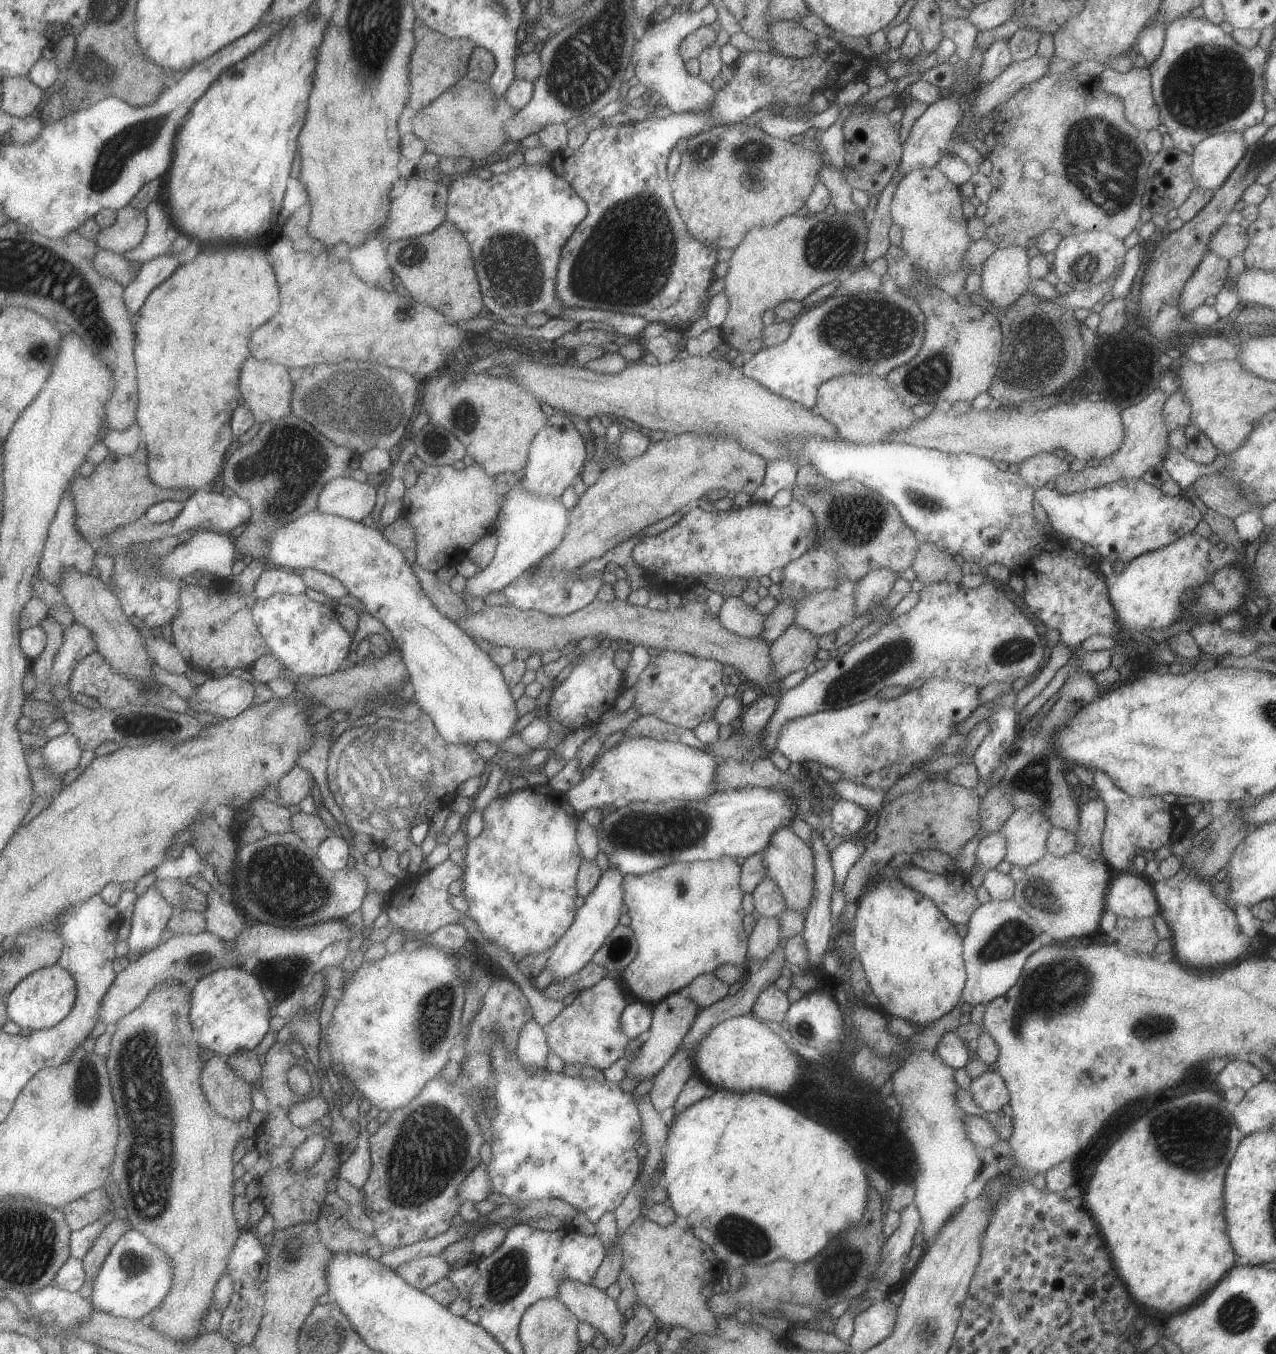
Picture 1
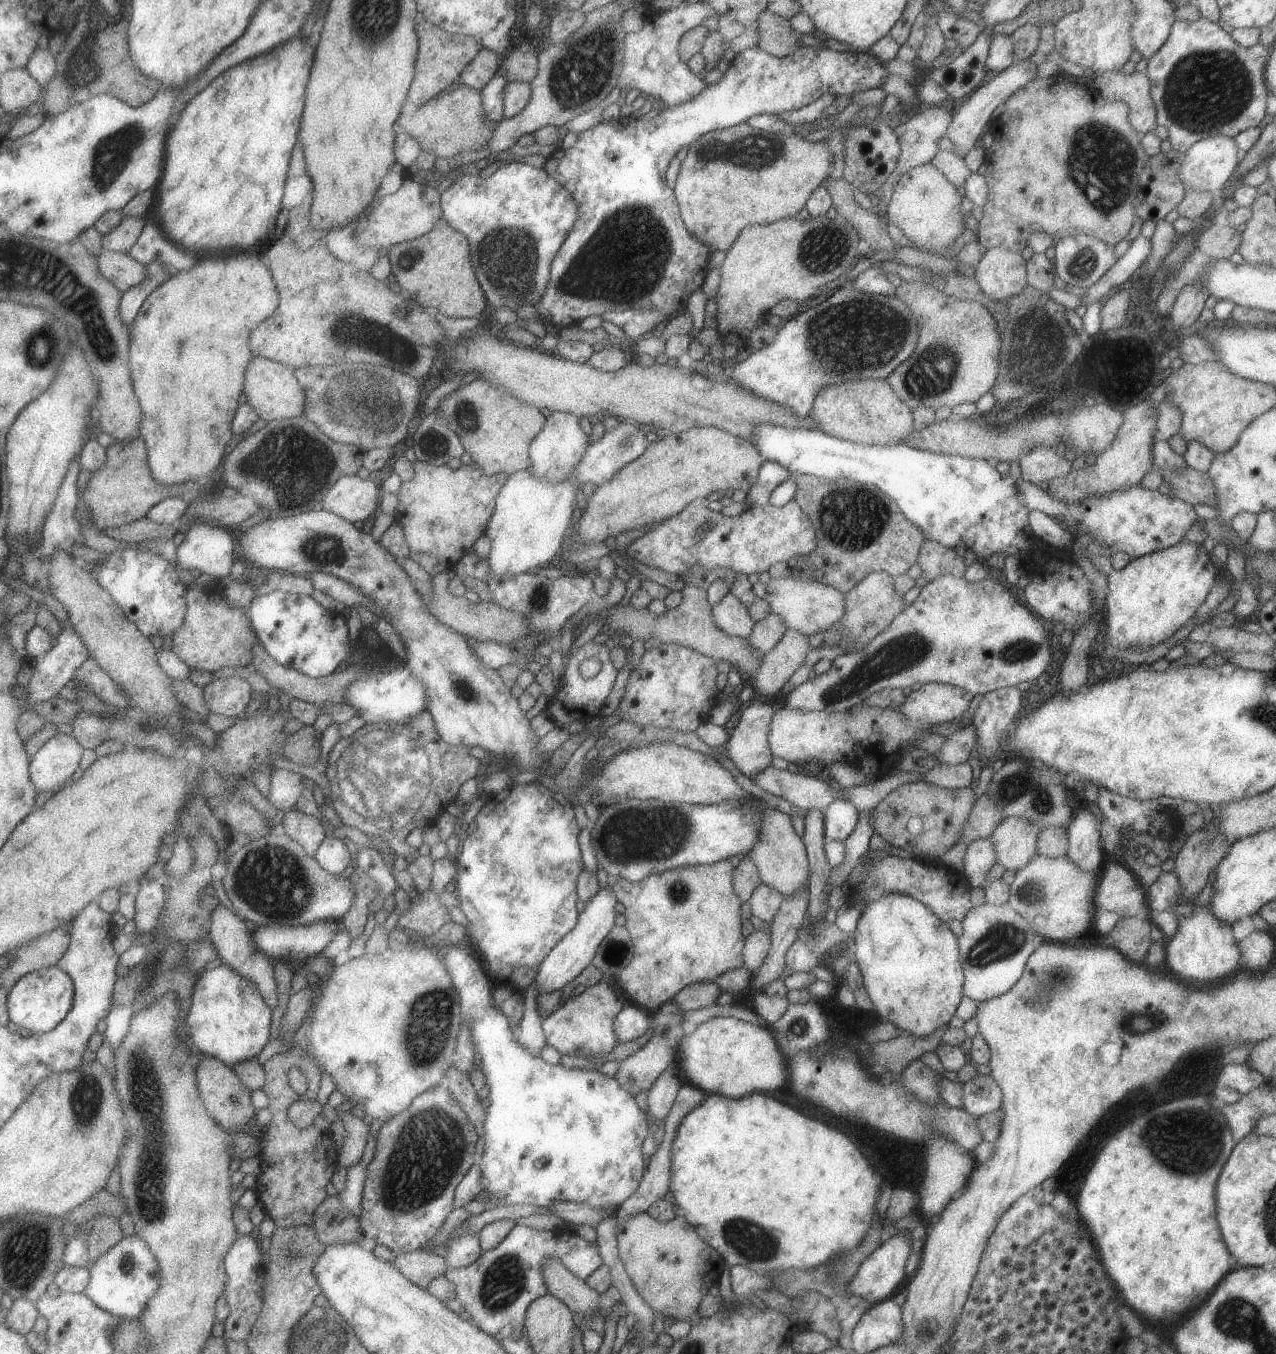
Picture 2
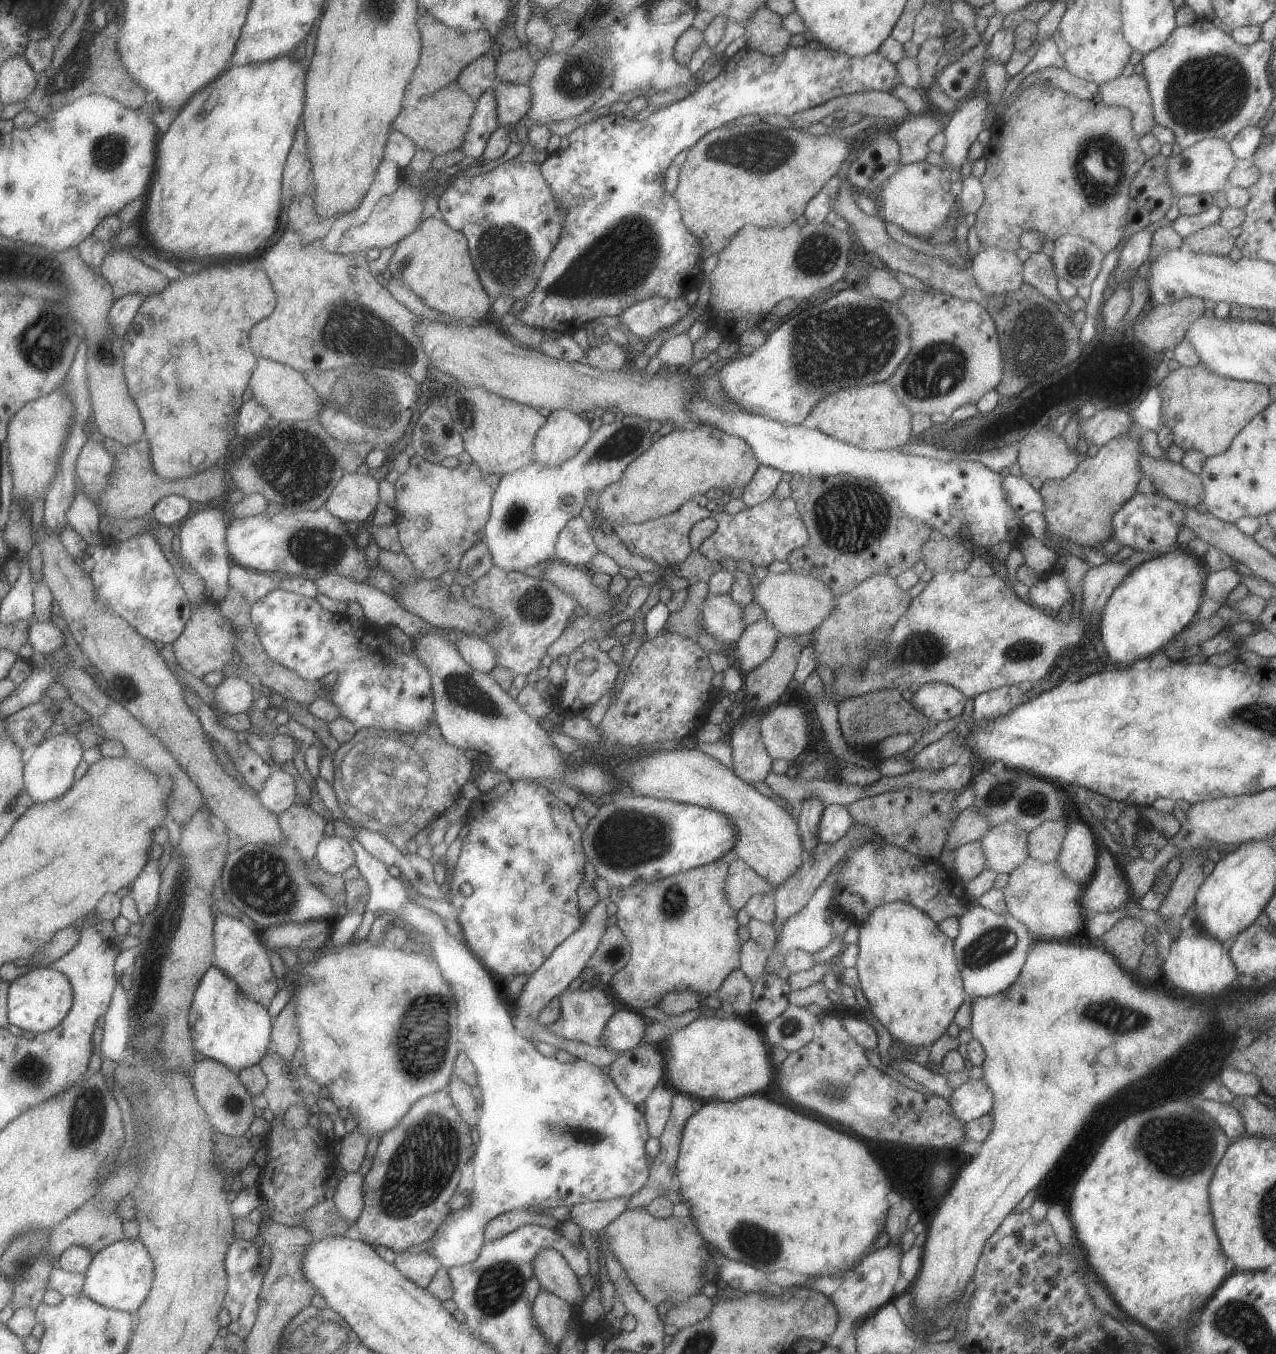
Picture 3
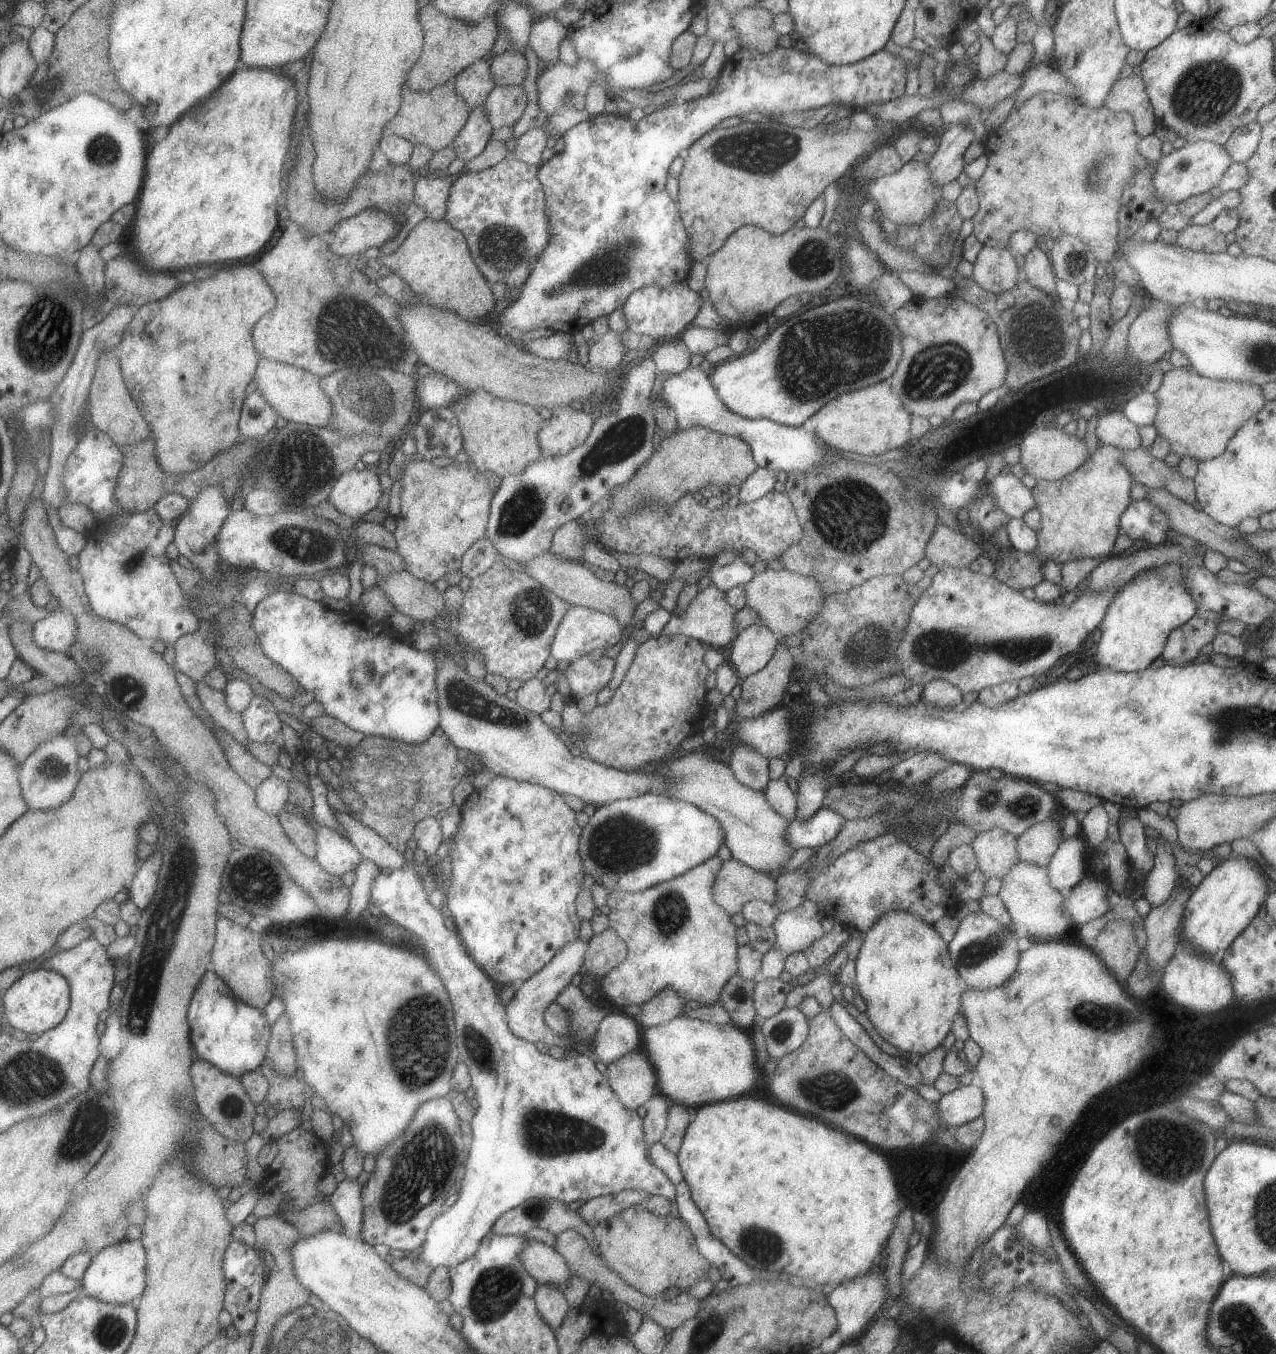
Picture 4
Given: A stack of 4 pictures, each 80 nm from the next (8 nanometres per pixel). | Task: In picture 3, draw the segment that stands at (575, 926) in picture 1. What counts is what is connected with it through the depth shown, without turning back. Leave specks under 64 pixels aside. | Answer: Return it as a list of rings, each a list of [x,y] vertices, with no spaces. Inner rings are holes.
[[[598,900],[587,910],[583,915],[581,924],[571,936],[567,936],[553,952],[547,957],[547,960],[532,972],[527,982],[521,988],[519,996],[512,1002],[510,1008],[510,1015],[512,1016],[511,1022],[515,1032],[519,1033],[519,1036],[525,1038],[531,1043],[545,1042],[545,1044],[551,1044],[556,1049],[565,1050],[571,1056],[575,1056],[576,1059],[588,1062],[589,1064],[598,1066],[609,1066],[618,1056],[618,1052],[607,1047],[592,1047],[585,1043],[577,1041],[565,1040],[553,1032],[549,1032],[549,1028],[543,1024],[537,1022],[537,1016],[539,1016],[539,1010],[549,1004],[549,1000],[558,997],[563,990],[567,989],[571,980],[579,977],[581,971],[586,968],[587,960],[591,958],[593,950],[597,948],[603,932],[605,932],[605,923],[607,922],[607,912],[605,907],[607,903],[603,900]]]

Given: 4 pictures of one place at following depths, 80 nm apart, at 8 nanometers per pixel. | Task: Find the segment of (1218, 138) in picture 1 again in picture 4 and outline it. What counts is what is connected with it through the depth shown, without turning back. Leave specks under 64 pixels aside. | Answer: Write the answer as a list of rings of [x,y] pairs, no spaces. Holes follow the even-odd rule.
[[[1196,141],[1187,143],[1179,150],[1172,150],[1167,156],[1155,164],[1151,172],[1151,188],[1157,196],[1157,200],[1164,207],[1177,205],[1179,202],[1203,192],[1216,192],[1219,178],[1232,164],[1229,154],[1223,145],[1213,144],[1209,141]]]

